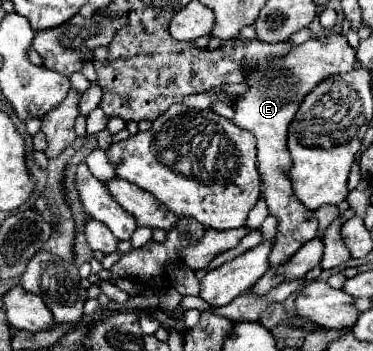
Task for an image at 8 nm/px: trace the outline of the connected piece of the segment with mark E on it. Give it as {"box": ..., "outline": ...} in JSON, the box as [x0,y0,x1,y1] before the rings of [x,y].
{"box":[233,34,355,268],"outline":[[[331,34],[325,42],[313,38],[293,48],[285,58],[279,58],[267,64],[267,70],[263,74],[257,74],[247,82],[251,90],[237,100],[233,122],[249,130],[257,138],[257,164],[265,184],[265,202],[269,206],[269,212],[279,218],[275,246],[271,252],[271,268],[285,262],[289,256],[293,256],[293,252],[297,252],[297,248],[301,248],[301,244],[317,236],[315,212],[307,210],[295,198],[291,190],[291,182],[285,176],[287,168],[291,166],[291,156],[287,150],[287,126],[293,120],[305,92],[309,92],[313,84],[319,84],[321,80],[325,80],[325,76],[351,72],[353,60],[355,60],[353,48],[339,34]]]}

